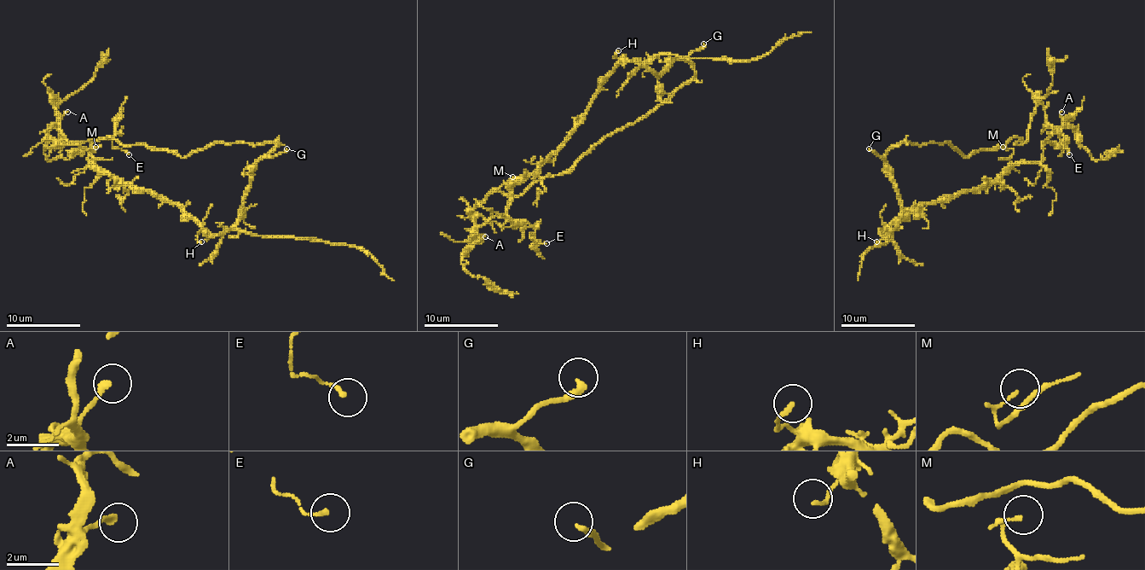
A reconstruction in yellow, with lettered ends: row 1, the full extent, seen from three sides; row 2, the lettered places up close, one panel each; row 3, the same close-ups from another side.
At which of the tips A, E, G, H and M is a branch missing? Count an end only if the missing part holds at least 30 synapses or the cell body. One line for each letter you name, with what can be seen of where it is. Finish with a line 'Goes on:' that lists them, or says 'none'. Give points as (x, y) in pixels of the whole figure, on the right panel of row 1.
G: Place: (869, 148)
Goes on: G

